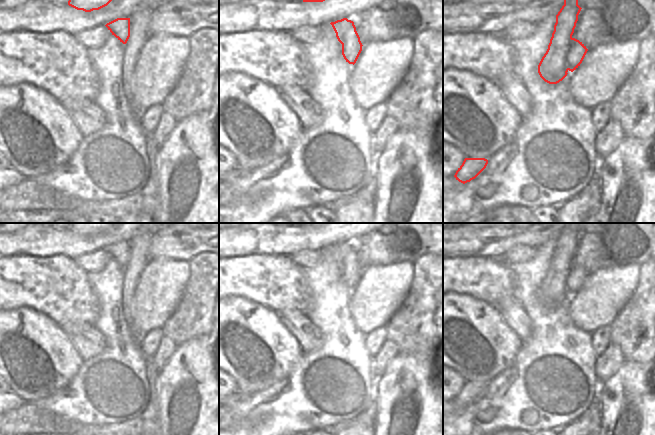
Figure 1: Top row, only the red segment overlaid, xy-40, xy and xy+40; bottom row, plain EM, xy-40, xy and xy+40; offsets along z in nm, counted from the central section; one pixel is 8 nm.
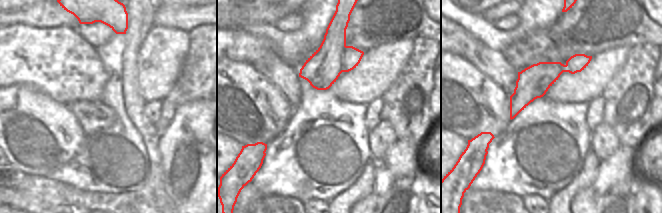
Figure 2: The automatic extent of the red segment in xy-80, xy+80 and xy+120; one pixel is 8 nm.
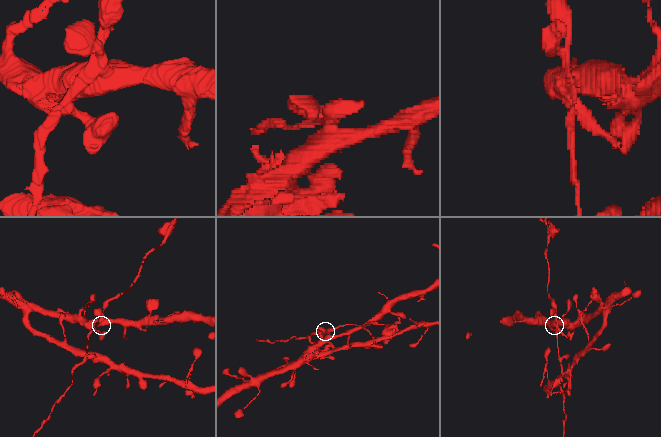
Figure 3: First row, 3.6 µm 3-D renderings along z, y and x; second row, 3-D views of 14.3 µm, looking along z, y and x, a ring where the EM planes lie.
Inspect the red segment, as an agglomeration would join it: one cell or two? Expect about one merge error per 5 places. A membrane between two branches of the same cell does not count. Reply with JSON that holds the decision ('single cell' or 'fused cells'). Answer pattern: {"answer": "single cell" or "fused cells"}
{"answer": "single cell"}

